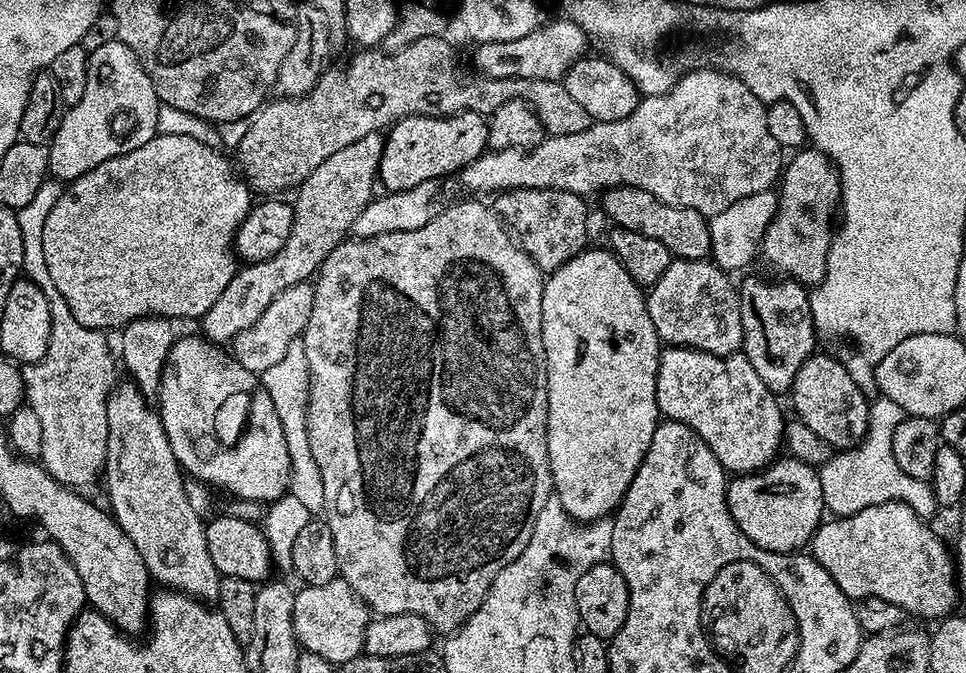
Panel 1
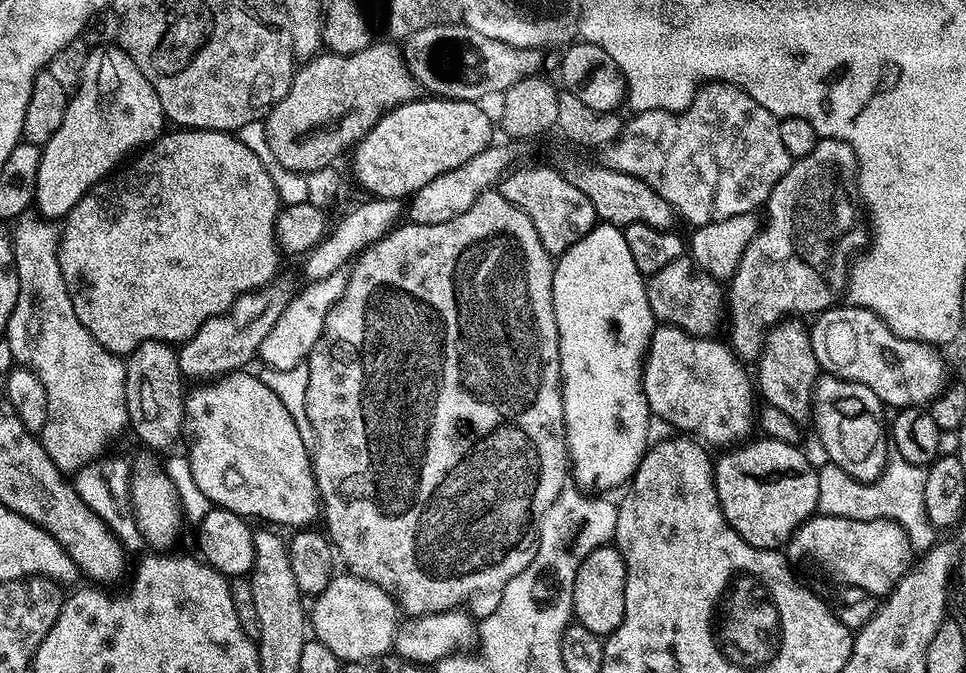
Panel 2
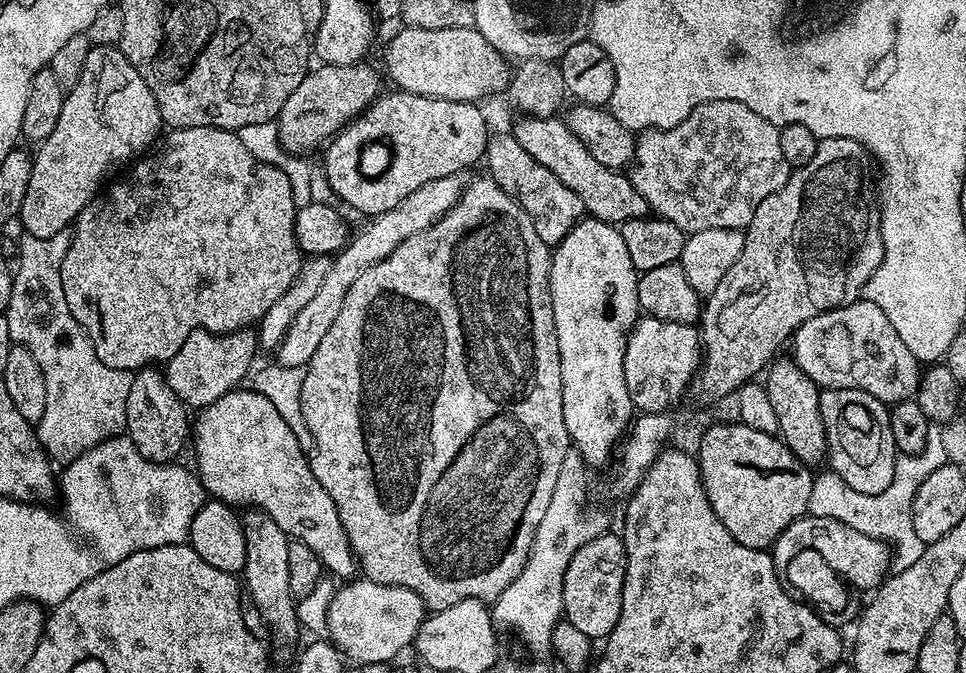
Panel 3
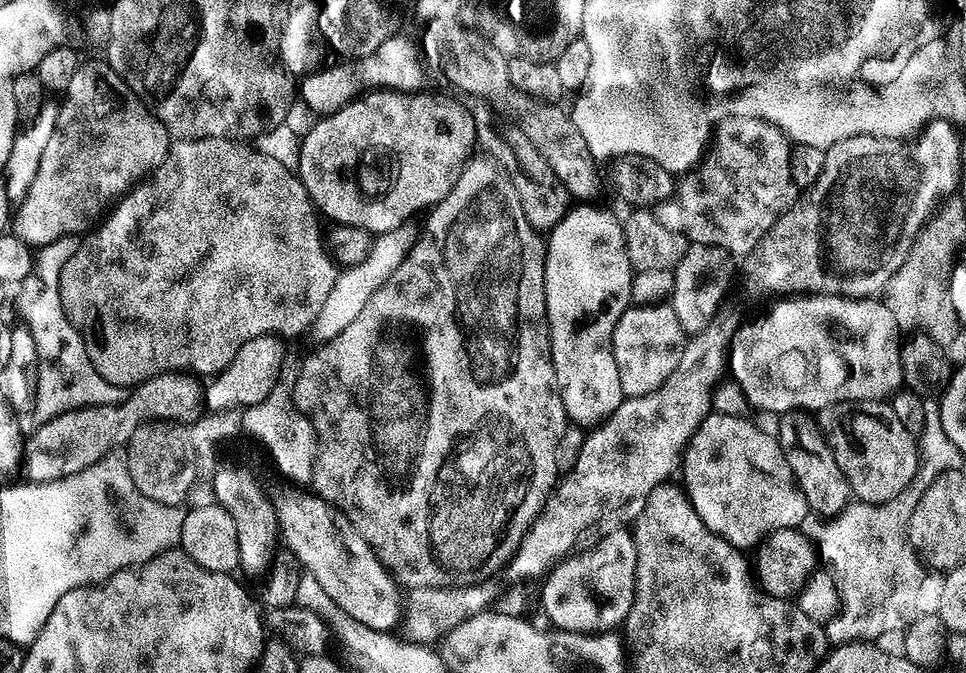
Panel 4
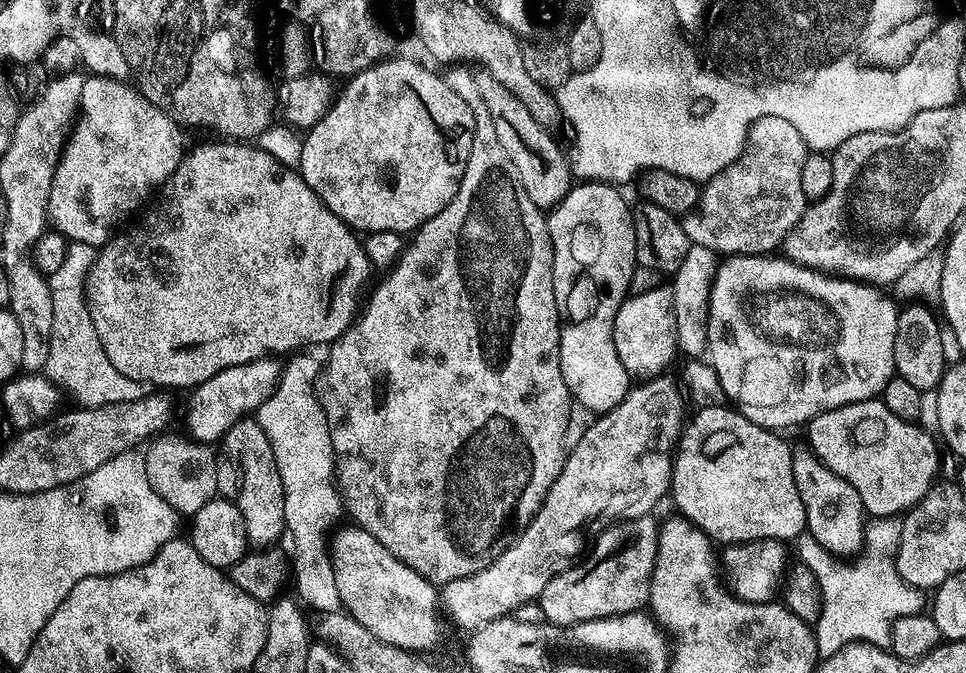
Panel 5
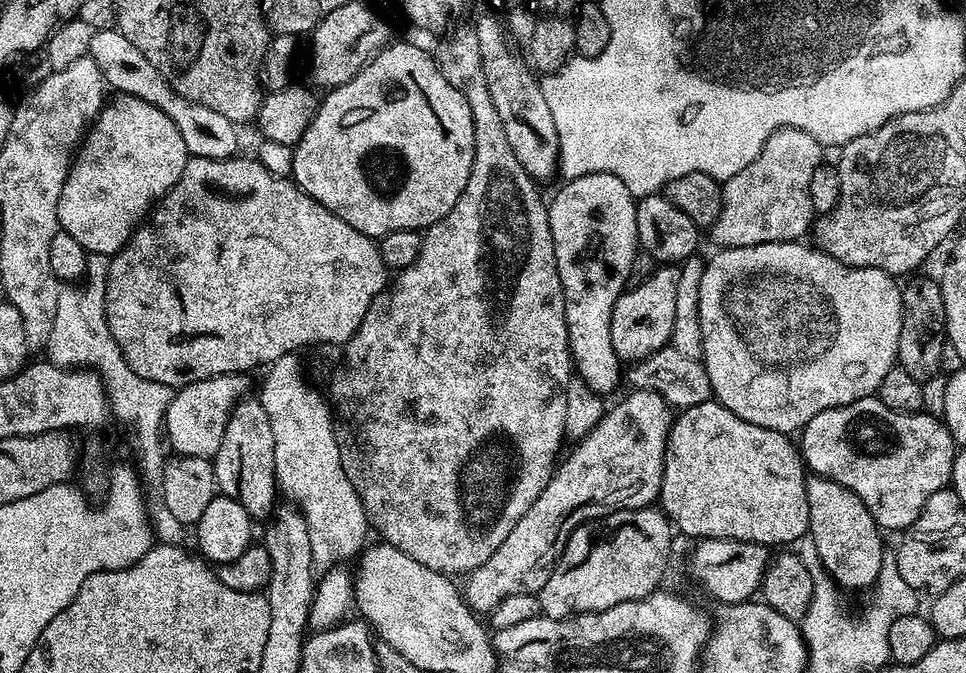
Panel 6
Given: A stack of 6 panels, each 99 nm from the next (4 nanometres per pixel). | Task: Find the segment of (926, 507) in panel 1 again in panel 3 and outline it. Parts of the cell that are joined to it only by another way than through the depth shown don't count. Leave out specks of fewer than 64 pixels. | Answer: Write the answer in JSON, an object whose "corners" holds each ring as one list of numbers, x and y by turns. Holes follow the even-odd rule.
{"corners":[[930,440,917,456,897,455,894,466,894,482,882,490,882,494,858,494,854,486,846,486,842,478,831,470,817,475,812,481,810,490,810,502,807,515,818,518,834,518,838,522,848,524,854,530,862,530,870,538,878,538,890,545,890,564,895,571,901,572,918,558,922,558,925,544,922,538,918,538,918,530,914,530,914,518,912,517,912,503,914,494,918,494,918,486,926,482,929,474,934,474,938,466,949,463,946,452,938,440]]}

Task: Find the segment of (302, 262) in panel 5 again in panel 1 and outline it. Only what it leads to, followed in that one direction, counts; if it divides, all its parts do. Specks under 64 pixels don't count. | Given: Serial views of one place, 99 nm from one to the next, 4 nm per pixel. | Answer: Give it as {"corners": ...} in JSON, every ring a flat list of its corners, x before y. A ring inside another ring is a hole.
{"corners":[[183,134,156,135,146,146,138,146,138,150,130,150,130,154,122,154,102,162,102,166,94,166,86,174,82,174,77,180,71,181,61,191,60,196,54,202,54,210,46,214,46,218,39,225,40,228,40,256,44,259,44,268,48,271,48,280,51,287,66,302,70,314,82,326,97,330,119,330,132,320,143,316,170,316,181,322,189,322,195,318,202,318,218,297,222,290,230,286,230,278,238,271,238,257,234,251,236,243,236,231,238,226,248,213,252,211,254,193,248,187,248,181,234,167,233,161,224,157,220,150,202,146,195,138,188,138]]}

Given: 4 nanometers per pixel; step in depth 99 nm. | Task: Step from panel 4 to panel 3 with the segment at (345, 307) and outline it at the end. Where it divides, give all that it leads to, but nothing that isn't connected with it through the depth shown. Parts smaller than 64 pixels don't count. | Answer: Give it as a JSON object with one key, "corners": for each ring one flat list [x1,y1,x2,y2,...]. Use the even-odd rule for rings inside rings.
{"corners":[[455,172,446,174,446,178,434,178,434,182,426,182,418,186,418,190,406,194,406,198,402,198,402,202,394,206,394,210,386,210,380,216,371,217,365,223,368,225,357,236,355,233,329,263,322,287,318,294,314,294,314,298,310,298,310,302,306,302,306,306,302,306,302,310,298,310,298,318,290,322,280,347,275,349,275,359,286,366,307,366,310,358,314,358,314,350,318,350,322,338,326,338,330,326,334,326,334,318,338,318,346,294,350,286,354,286,354,278,358,278,362,270,374,266,374,262,382,262,382,258,386,258,399,244,406,242,406,238,422,234,422,230,434,226,434,222,443,218,462,198,470,183,469,177,466,177,464,172]]}

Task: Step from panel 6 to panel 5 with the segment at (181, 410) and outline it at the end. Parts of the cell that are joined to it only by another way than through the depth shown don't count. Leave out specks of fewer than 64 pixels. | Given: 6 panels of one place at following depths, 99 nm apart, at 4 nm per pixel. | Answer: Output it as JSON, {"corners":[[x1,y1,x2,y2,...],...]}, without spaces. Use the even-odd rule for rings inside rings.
{"corners":[[265,354,259,359,245,364,230,366,214,378,206,378,191,393,192,401,188,404,187,435,202,444,215,445,234,426,245,418,251,417,257,408,261,408,276,388,282,371,281,361]]}

